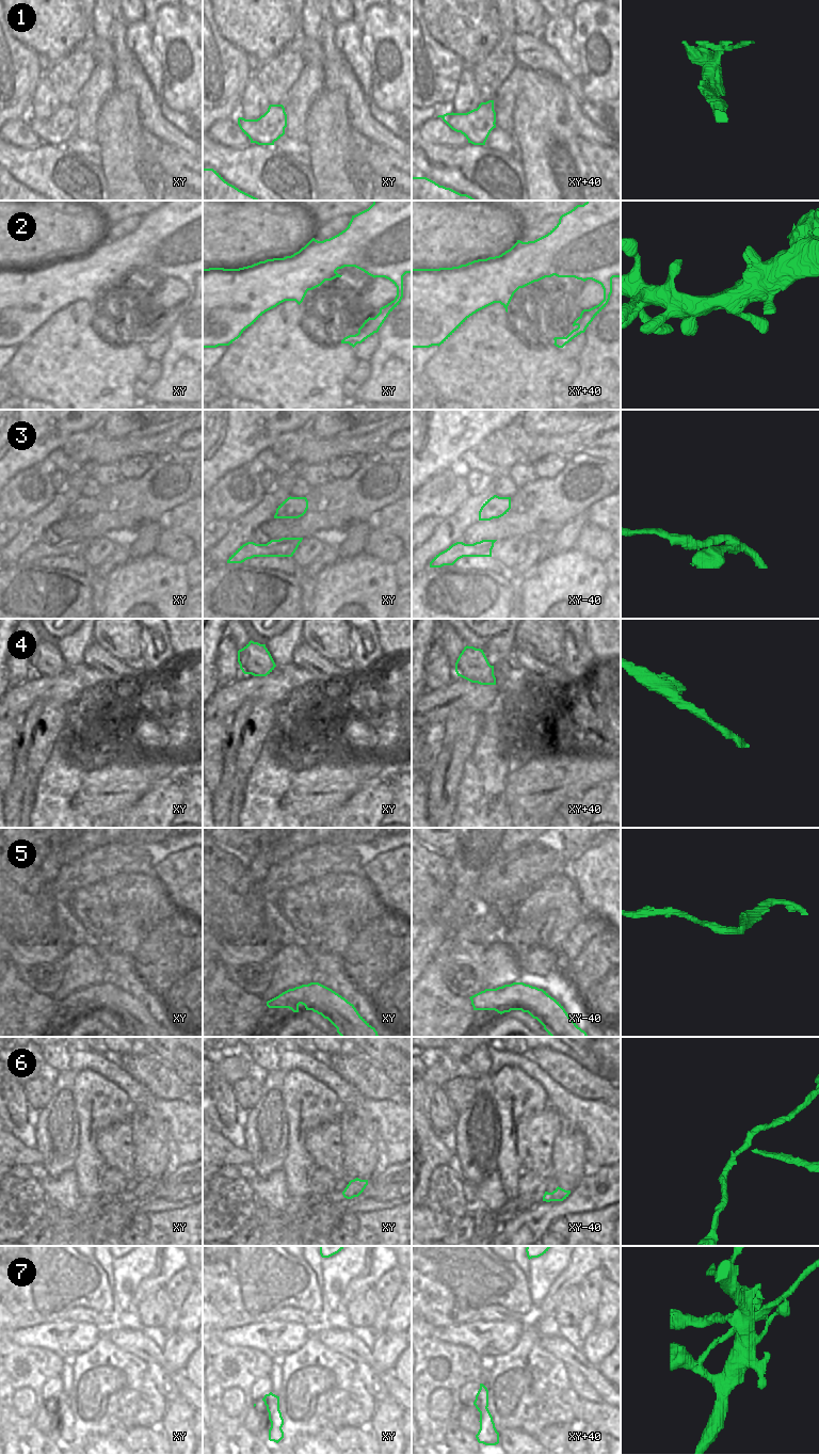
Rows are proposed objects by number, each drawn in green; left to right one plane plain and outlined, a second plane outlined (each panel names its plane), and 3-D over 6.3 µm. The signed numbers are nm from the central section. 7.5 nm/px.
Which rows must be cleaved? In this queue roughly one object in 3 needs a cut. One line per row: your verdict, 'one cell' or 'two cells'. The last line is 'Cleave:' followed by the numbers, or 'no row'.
1: two cells
2: one cell
3: one cell
4: one cell
5: two cells
6: two cells
7: two cells
Cleave: 1, 5, 6, 7

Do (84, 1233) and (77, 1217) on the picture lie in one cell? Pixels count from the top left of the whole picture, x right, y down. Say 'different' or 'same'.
different

